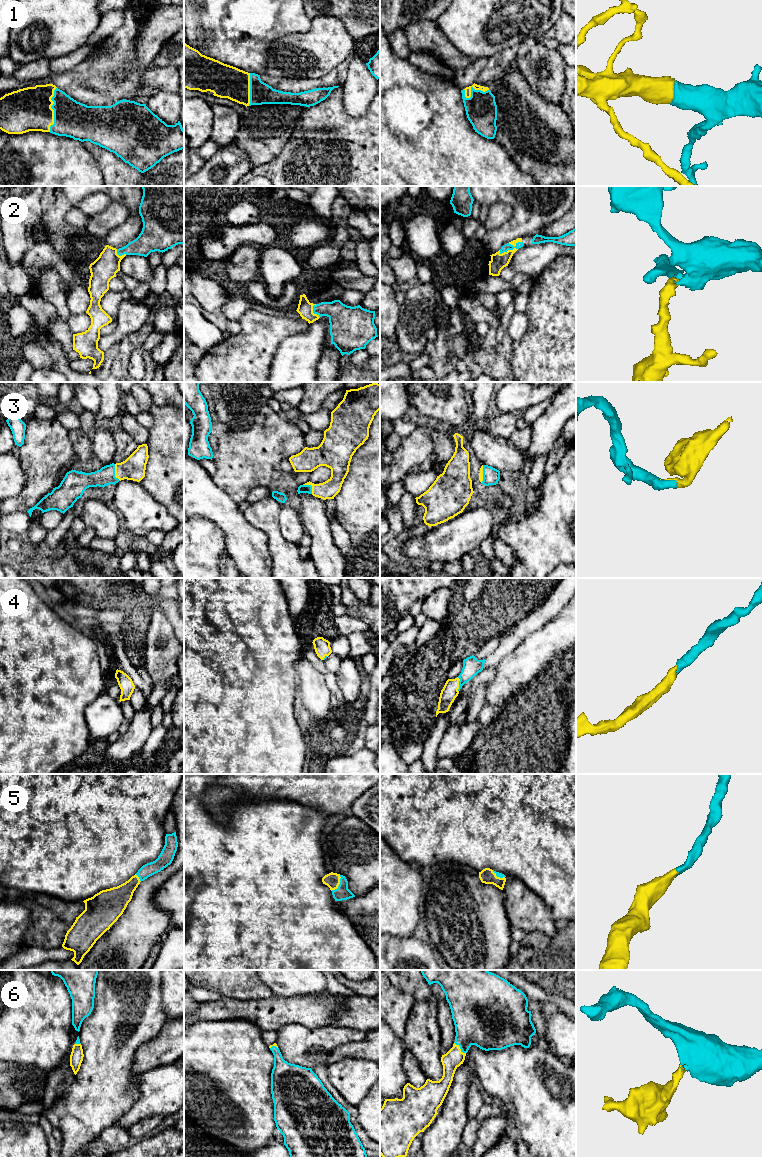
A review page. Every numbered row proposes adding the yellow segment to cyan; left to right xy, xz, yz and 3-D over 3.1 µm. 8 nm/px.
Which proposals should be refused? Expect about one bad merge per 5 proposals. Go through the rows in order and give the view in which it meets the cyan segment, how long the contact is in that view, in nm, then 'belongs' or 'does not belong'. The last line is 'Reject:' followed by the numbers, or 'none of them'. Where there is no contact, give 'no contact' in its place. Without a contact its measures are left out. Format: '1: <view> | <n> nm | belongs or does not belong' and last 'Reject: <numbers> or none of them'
1: xy | 360 nm | belongs
2: yz | 200 nm | belongs
3: xy | 140 nm | belongs
4: yz | 120 nm | belongs
5: xz | 150 nm | belongs
6: yz | 130 nm | belongs
Reject: none of them

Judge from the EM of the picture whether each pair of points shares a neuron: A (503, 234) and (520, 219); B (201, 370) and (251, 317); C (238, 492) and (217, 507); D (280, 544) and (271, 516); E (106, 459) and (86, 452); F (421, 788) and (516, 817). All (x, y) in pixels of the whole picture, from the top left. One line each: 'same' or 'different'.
A: same
B: same
C: different
D: same
E: different
F: same

